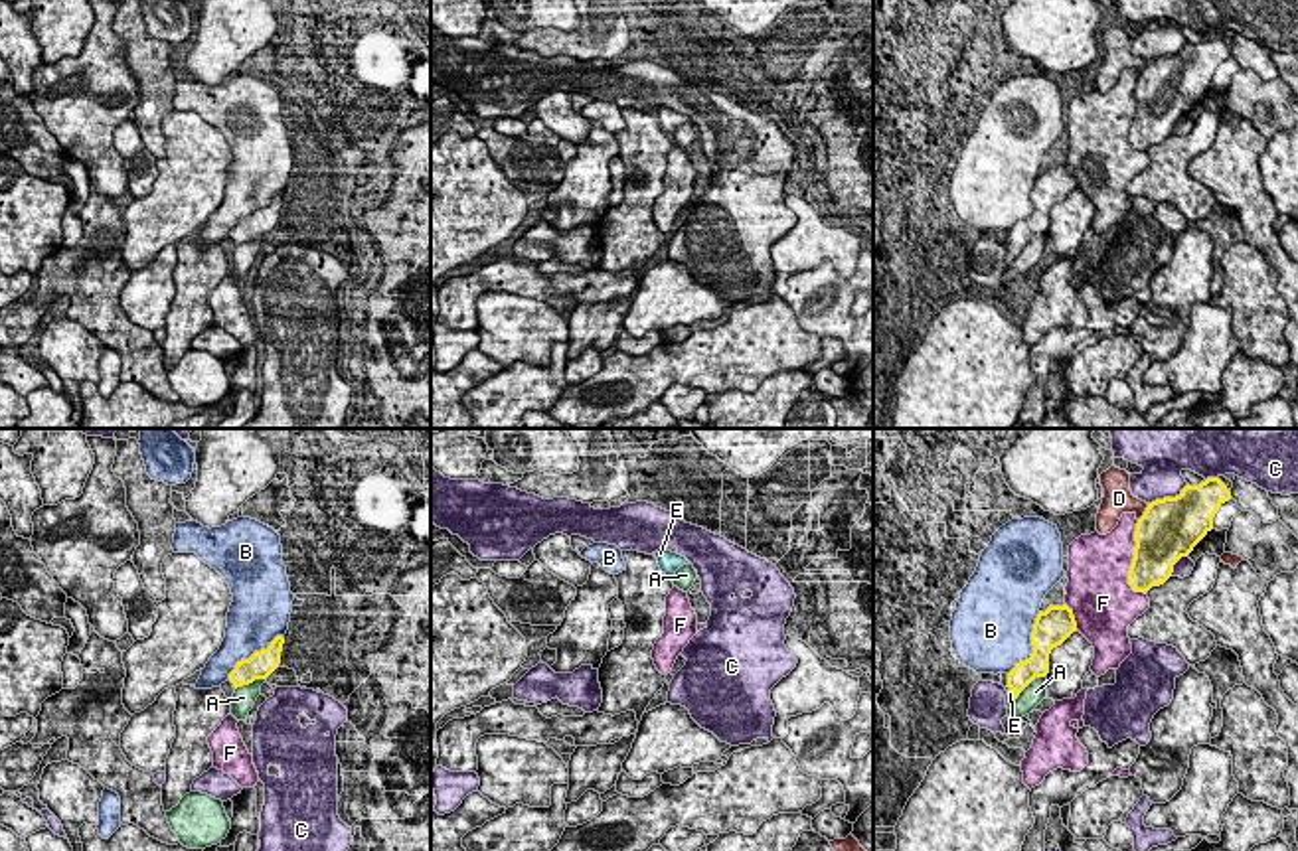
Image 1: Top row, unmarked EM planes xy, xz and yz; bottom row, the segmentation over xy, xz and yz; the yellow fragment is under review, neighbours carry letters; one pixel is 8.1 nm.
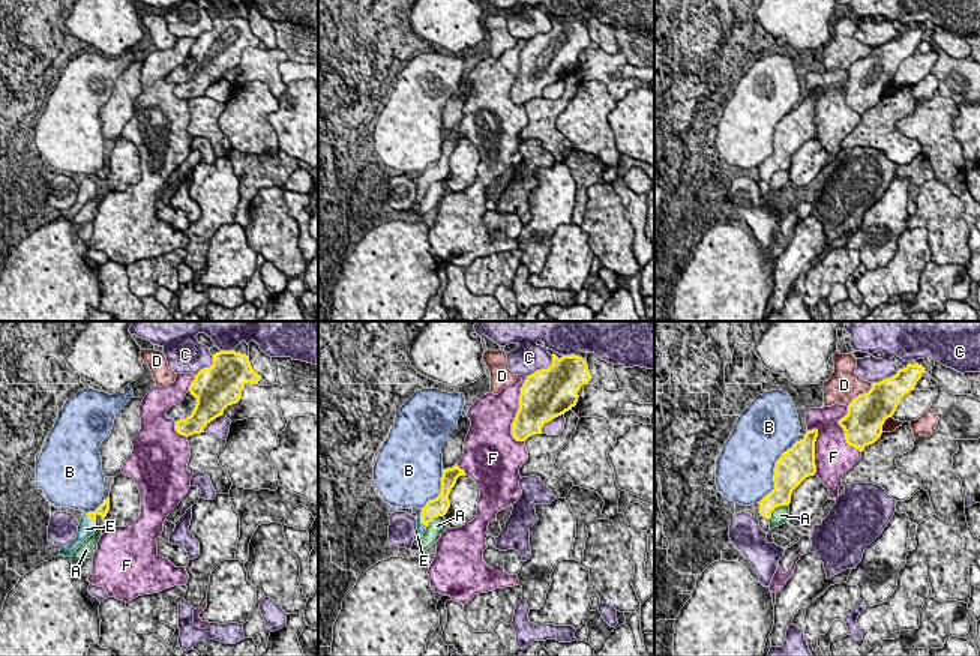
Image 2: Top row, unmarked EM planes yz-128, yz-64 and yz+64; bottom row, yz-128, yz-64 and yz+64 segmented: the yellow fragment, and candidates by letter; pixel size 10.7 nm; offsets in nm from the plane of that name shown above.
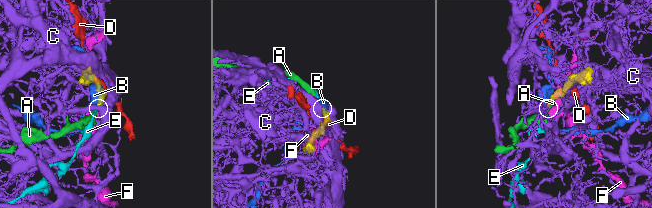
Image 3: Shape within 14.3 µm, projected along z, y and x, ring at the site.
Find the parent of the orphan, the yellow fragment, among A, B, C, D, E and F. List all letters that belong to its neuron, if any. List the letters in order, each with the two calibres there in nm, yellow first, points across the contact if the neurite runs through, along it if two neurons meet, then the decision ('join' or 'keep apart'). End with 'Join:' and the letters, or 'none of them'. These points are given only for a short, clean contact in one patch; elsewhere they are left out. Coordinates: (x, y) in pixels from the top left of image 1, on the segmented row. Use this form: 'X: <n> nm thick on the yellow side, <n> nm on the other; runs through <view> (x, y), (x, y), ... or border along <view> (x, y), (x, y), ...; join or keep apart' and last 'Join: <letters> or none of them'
A: 220 nm thick on the yellow side, 190 nm on the other; keep apart
B: 300 nm thick on the yellow side, 480 nm on the other; keep apart
C: 500 nm thick on the yellow side, 320 nm on the other; keep apart
D: 500 nm thick on the yellow side, 240 nm on the other; keep apart
E: 190 nm thick on the yellow side, 60 nm on the other; runs through yz (1024, 672), (1014, 694), (1010, 694); join
F: 380 nm thick on the yellow side, 440 nm on the other; keep apart
Join: E

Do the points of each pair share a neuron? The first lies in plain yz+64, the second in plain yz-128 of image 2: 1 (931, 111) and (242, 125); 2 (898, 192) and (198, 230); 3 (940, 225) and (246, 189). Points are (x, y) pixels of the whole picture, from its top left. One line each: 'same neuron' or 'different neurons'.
1: same neuron
2: same neuron
3: different neurons

